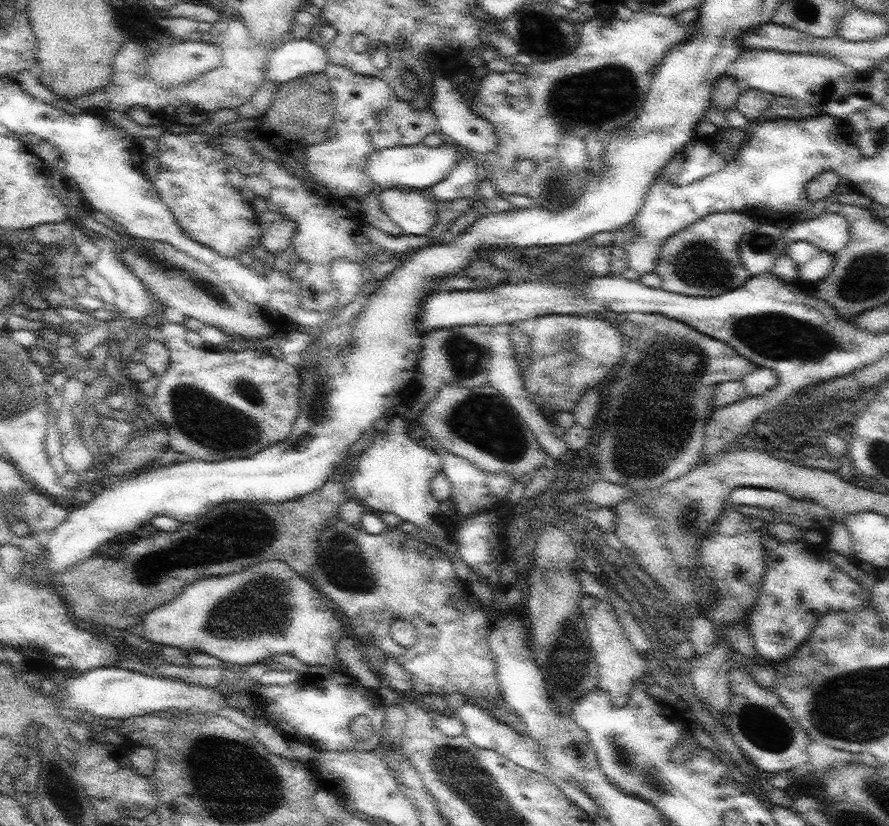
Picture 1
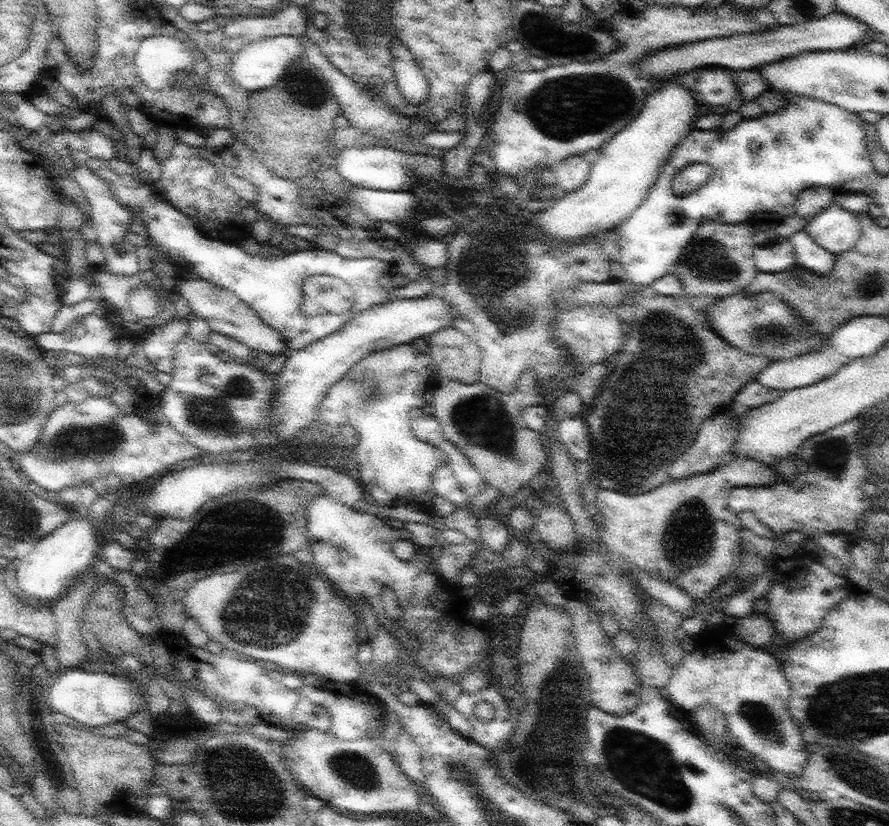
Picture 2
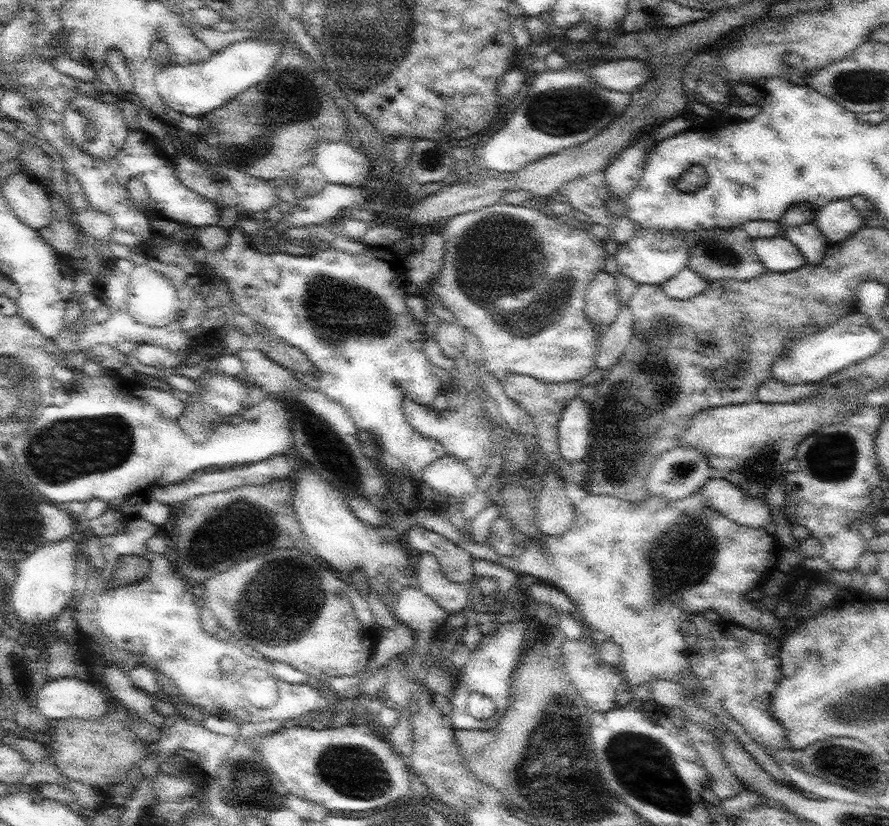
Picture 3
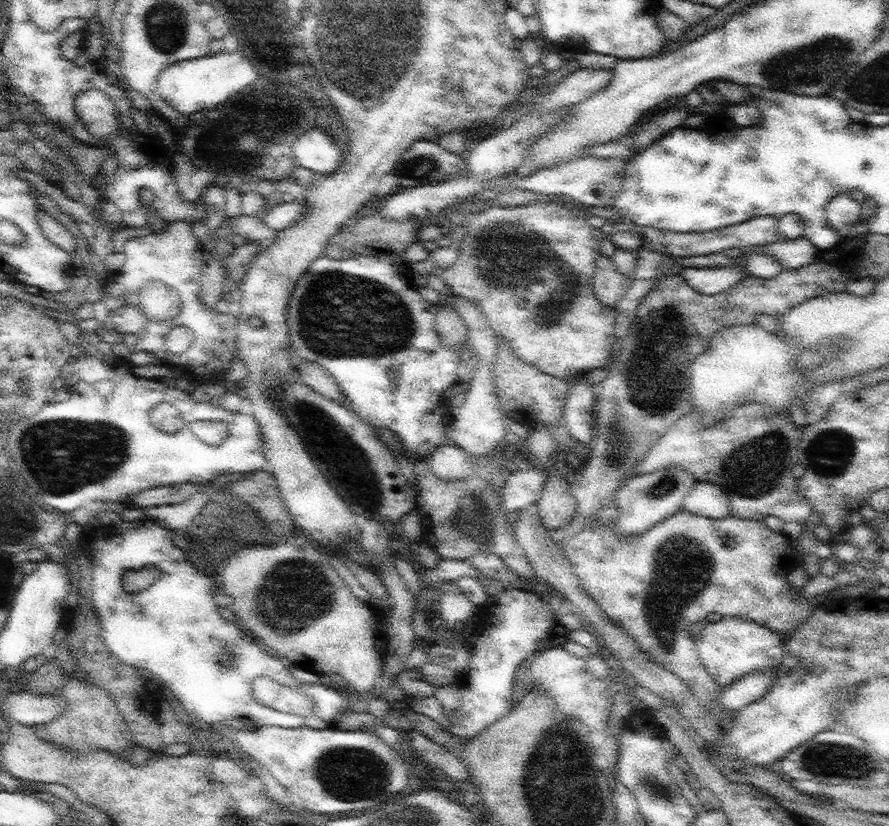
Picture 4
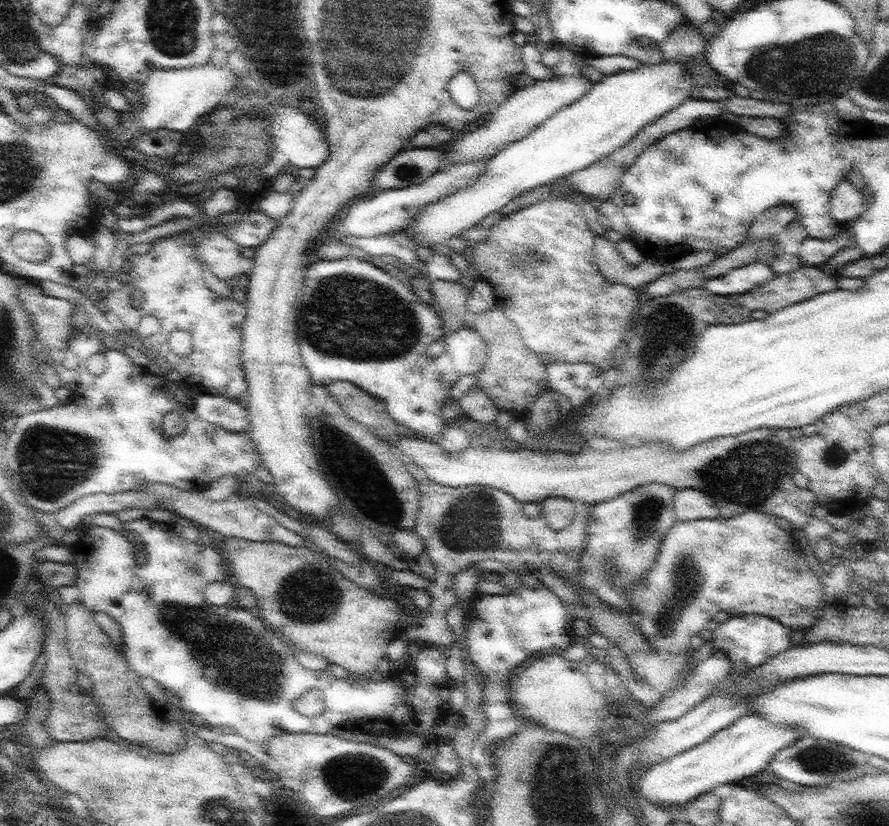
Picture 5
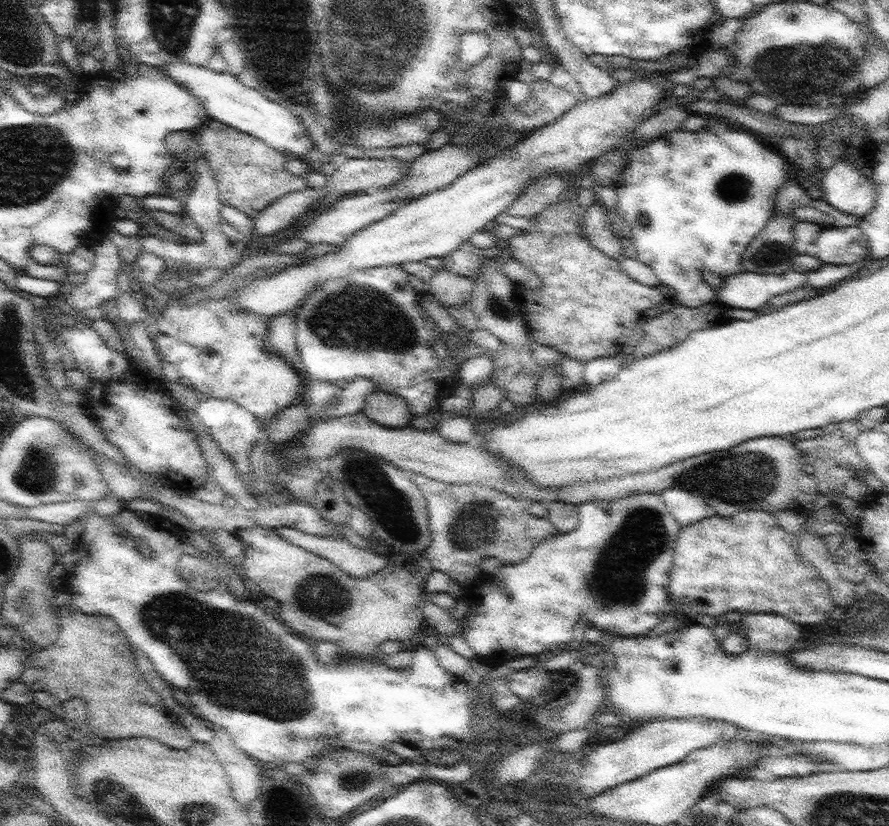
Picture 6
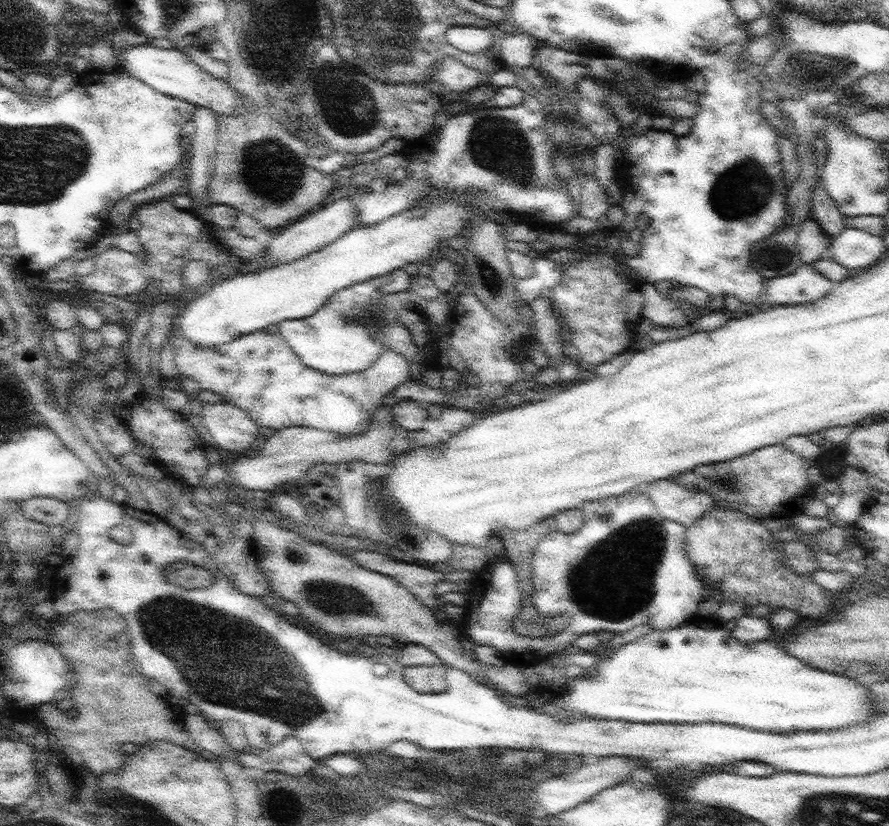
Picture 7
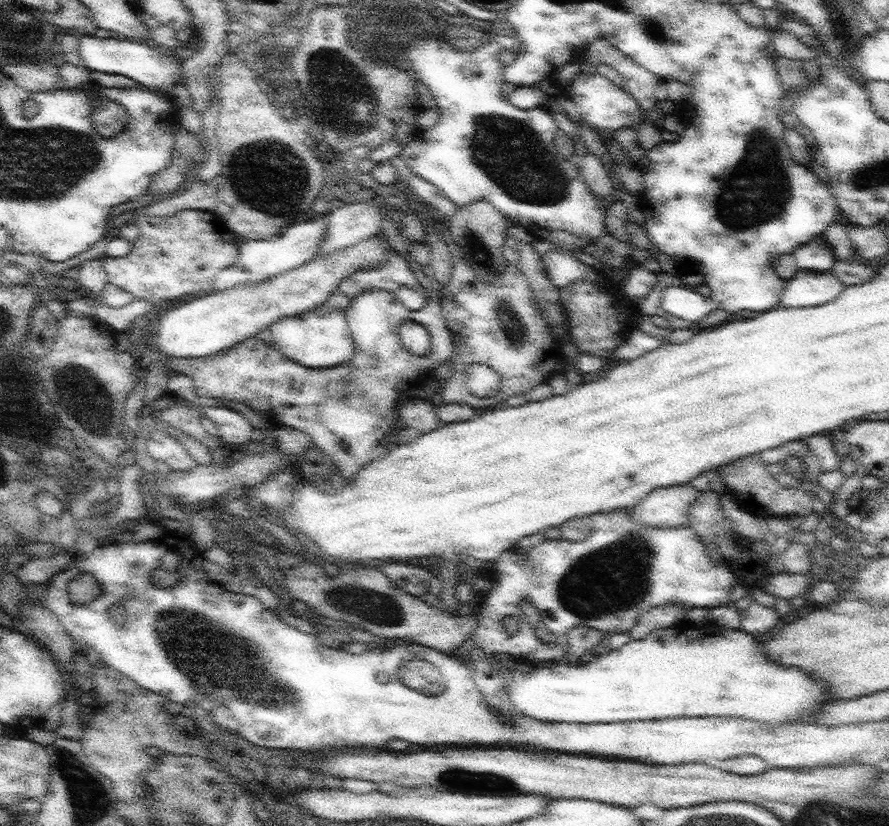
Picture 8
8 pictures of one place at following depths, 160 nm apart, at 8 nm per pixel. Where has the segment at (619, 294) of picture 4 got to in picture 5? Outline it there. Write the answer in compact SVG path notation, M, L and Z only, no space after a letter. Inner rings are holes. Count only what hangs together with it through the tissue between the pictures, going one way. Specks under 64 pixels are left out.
M603 235L595 237L594 248L595 261L602 276L614 285L643 288L663 274L674 271L673 262L662 262L650 258L646 258L640 265L633 267L619 253L617 243L610 242Z

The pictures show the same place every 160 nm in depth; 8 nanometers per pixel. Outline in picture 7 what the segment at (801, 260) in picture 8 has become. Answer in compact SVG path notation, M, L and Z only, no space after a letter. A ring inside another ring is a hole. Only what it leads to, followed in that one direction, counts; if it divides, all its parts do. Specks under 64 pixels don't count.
M809 216L798 233L797 244L803 264L816 262L824 252L830 250L833 238L818 225L818 221Z

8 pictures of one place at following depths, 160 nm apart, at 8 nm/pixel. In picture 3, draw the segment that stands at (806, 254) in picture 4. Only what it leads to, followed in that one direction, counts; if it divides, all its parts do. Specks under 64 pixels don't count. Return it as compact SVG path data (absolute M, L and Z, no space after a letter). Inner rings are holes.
M779 233L773 238L753 240L755 251L770 272L790 272L806 264L803 254Z

